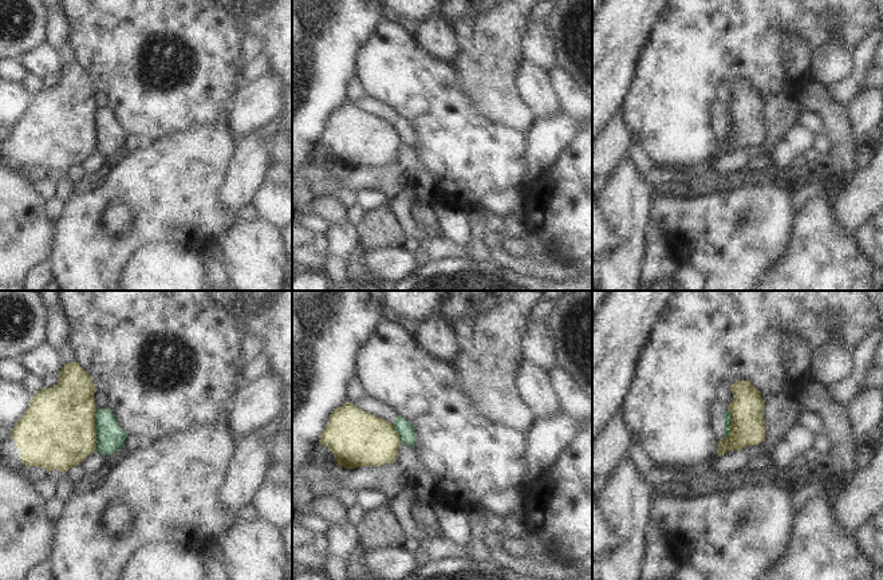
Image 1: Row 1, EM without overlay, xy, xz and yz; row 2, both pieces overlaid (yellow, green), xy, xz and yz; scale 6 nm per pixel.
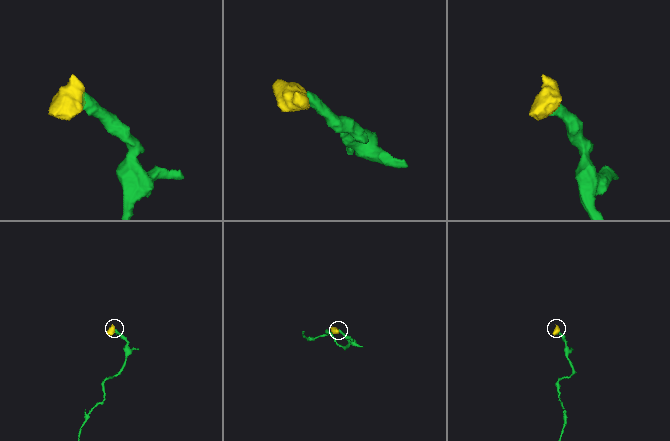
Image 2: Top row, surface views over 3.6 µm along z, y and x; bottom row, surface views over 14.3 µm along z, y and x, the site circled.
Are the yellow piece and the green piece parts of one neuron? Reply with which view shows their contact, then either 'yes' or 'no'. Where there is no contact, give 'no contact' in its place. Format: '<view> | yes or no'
xy | no

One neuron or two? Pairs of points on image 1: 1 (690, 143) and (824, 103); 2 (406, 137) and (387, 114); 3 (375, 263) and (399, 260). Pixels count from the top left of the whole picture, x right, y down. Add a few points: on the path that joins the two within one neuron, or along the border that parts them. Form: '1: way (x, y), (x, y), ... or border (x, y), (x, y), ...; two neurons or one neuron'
1: border (803, 86), (796, 98); two neurons
2: way (406, 131), (393, 118); one neuron
3: way (381, 263), (394, 263); one neuron

